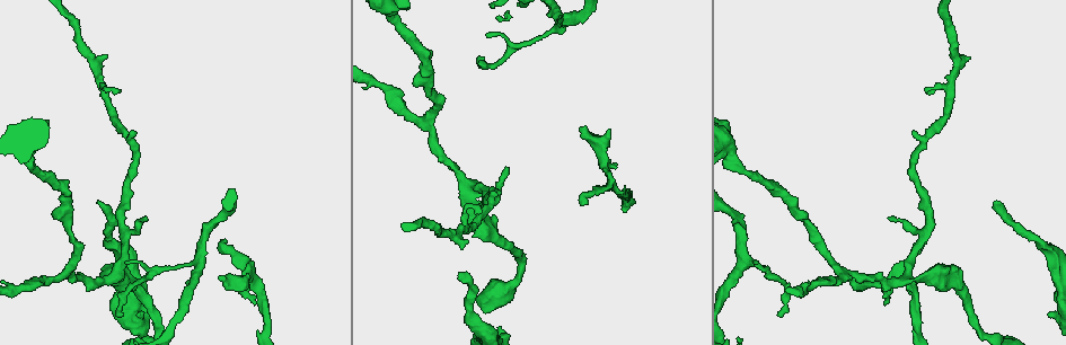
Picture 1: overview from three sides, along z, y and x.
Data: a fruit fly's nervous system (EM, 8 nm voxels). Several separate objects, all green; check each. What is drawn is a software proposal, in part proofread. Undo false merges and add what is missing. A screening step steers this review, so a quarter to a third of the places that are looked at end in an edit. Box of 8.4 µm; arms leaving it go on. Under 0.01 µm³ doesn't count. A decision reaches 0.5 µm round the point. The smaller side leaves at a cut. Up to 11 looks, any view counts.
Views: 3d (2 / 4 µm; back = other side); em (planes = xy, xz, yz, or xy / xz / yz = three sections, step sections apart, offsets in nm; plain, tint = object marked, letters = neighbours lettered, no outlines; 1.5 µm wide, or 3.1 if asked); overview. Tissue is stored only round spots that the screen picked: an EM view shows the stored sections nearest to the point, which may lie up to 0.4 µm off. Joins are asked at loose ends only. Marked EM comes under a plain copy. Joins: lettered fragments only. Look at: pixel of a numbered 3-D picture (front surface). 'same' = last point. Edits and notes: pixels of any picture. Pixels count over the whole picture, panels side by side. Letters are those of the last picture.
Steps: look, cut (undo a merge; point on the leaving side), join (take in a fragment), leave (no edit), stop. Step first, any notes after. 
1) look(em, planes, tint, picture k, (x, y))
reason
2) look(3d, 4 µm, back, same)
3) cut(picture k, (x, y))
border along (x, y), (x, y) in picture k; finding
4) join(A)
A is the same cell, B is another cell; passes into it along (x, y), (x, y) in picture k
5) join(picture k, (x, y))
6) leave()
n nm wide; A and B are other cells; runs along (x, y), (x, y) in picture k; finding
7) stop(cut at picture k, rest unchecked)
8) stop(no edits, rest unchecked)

look(em, yz, step 4, letters, picture 1, (587, 126))
branch stops here

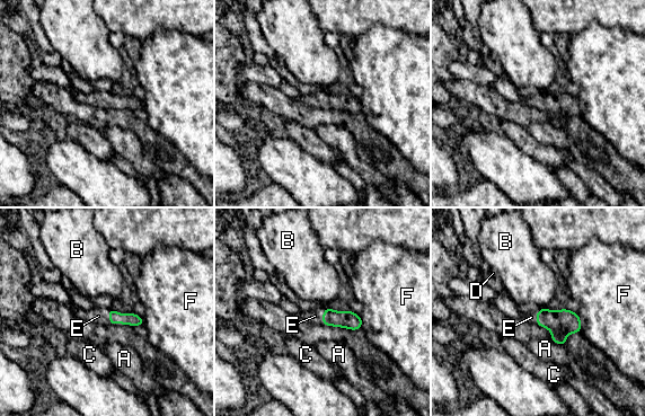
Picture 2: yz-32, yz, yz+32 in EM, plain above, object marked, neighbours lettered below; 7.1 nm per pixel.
join(E)
E is the same cell, A, B, C, D and F are other cells; it goes on there

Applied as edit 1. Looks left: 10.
look(3d, 2 µm, picture 1, (922, 233))
branch point

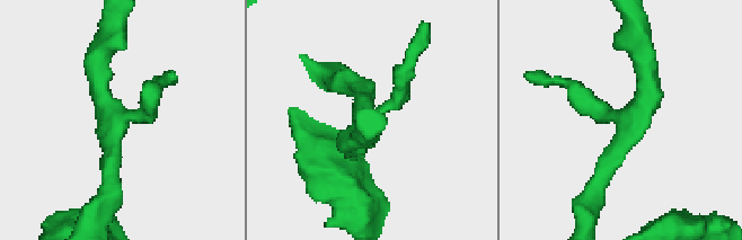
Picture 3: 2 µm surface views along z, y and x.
look(em, planes, tint, picture 3, (632, 123))

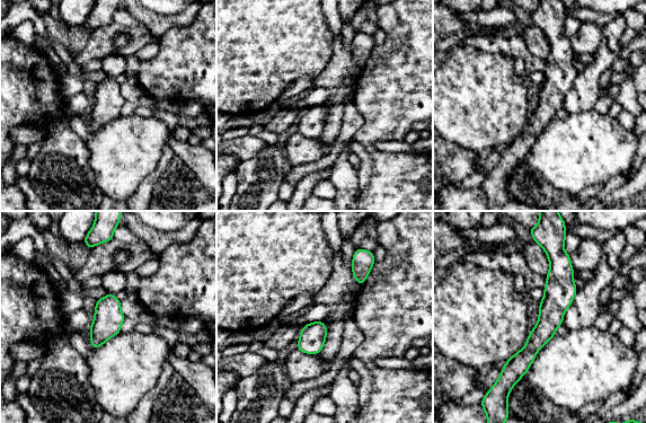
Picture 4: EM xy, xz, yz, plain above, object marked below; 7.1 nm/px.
look(em, planes, letters, same)
what lies round it

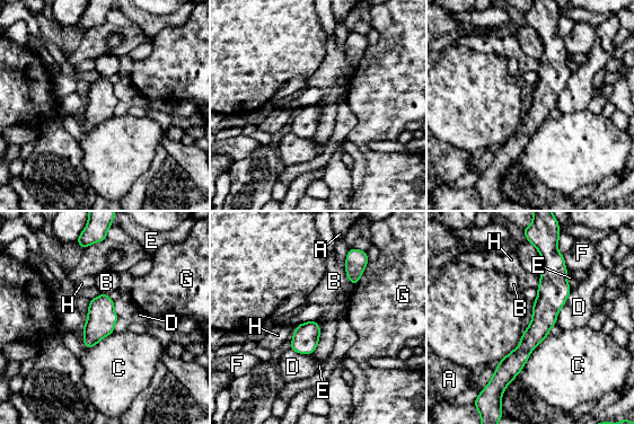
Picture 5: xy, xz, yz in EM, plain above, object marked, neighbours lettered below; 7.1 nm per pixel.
leave()
A, B, C, D, E, F, G and H are other cells; border along (548, 334), (533, 350), (519, 372) in picture 5; continuous, no second neuron

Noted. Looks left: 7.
look(3d, 4 µm, picture 1, (98, 201))

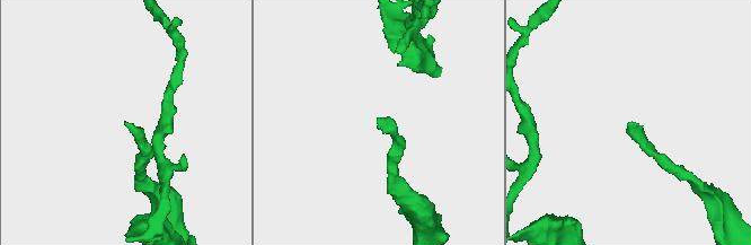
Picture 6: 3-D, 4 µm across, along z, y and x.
look(em, planes, letters, picture 6, (379, 120))
shape alone is not enough

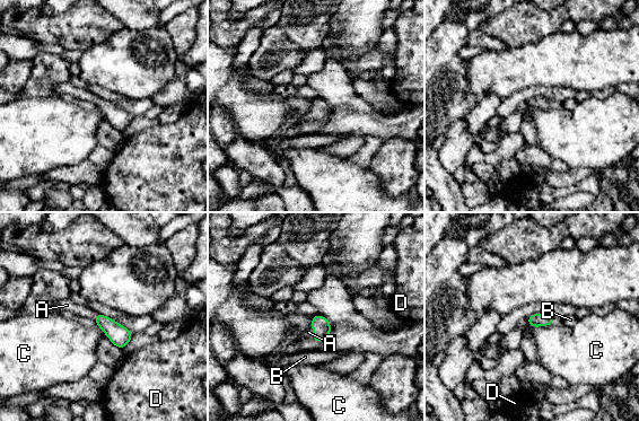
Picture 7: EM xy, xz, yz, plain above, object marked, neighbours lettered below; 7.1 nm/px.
join(A)
100 nm wide; A is the same cell, B, C and D are other cells; passes into it along (322, 327), (314, 332), (308, 332) in picture 7; it goes on there

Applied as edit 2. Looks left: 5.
stop(join at picture 2, join at picture 7, rest unchecked)

